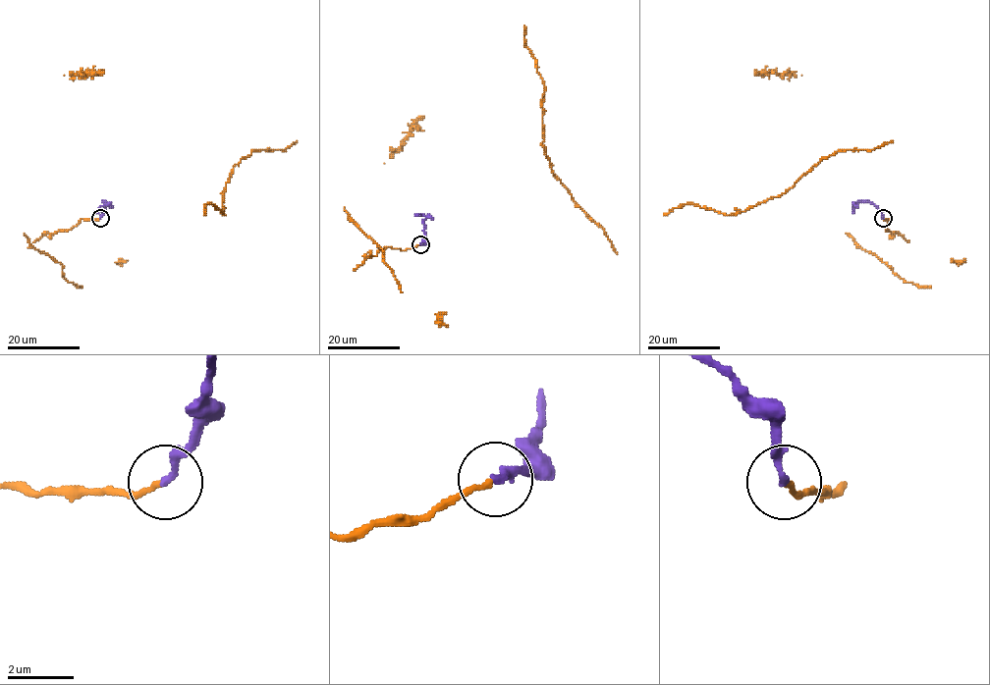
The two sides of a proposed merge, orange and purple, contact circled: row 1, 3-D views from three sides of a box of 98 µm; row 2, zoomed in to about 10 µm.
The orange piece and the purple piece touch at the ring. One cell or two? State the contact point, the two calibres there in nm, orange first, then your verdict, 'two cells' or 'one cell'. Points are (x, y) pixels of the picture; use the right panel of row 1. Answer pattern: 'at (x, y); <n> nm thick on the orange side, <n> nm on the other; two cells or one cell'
at (883, 218); 160 nm thick on the orange side, 220 nm on the other; one cell

